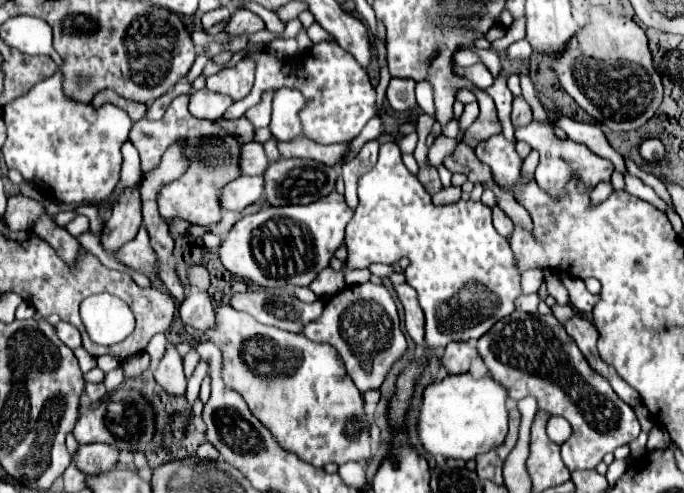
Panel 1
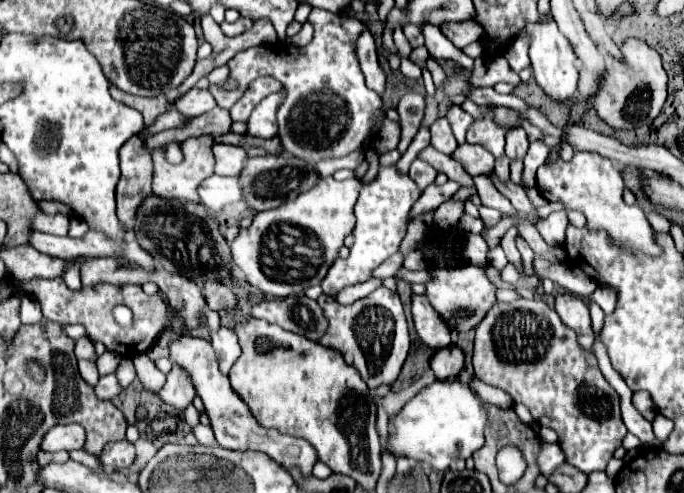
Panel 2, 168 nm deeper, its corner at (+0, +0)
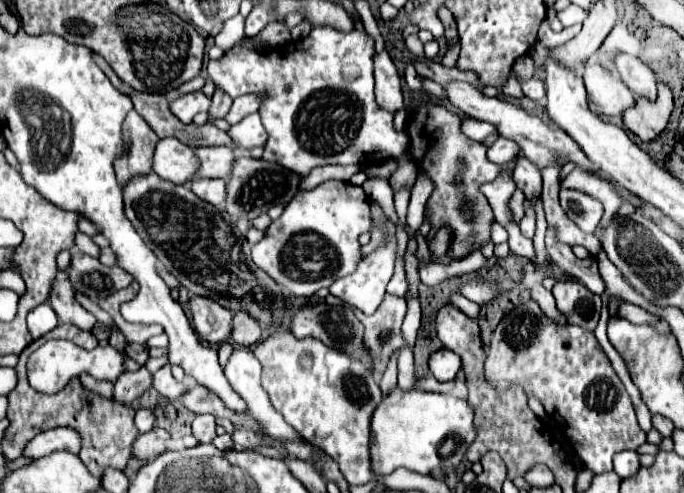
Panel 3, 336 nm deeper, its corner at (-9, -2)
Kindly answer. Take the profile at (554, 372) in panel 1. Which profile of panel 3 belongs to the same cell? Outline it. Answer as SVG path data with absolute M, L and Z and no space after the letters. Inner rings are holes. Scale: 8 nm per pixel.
M535 300L511 310L495 328L491 346L487 350L485 360L485 376L497 388L509 388L511 384L519 384L525 392L533 392L545 406L545 412L559 424L569 426L569 440L573 450L583 460L583 466L593 470L595 474L613 470L613 454L621 450L635 450L645 442L645 432L639 428L629 394L615 374L607 354L599 346L595 334L581 330L579 326L559 326L549 316L541 312Z

